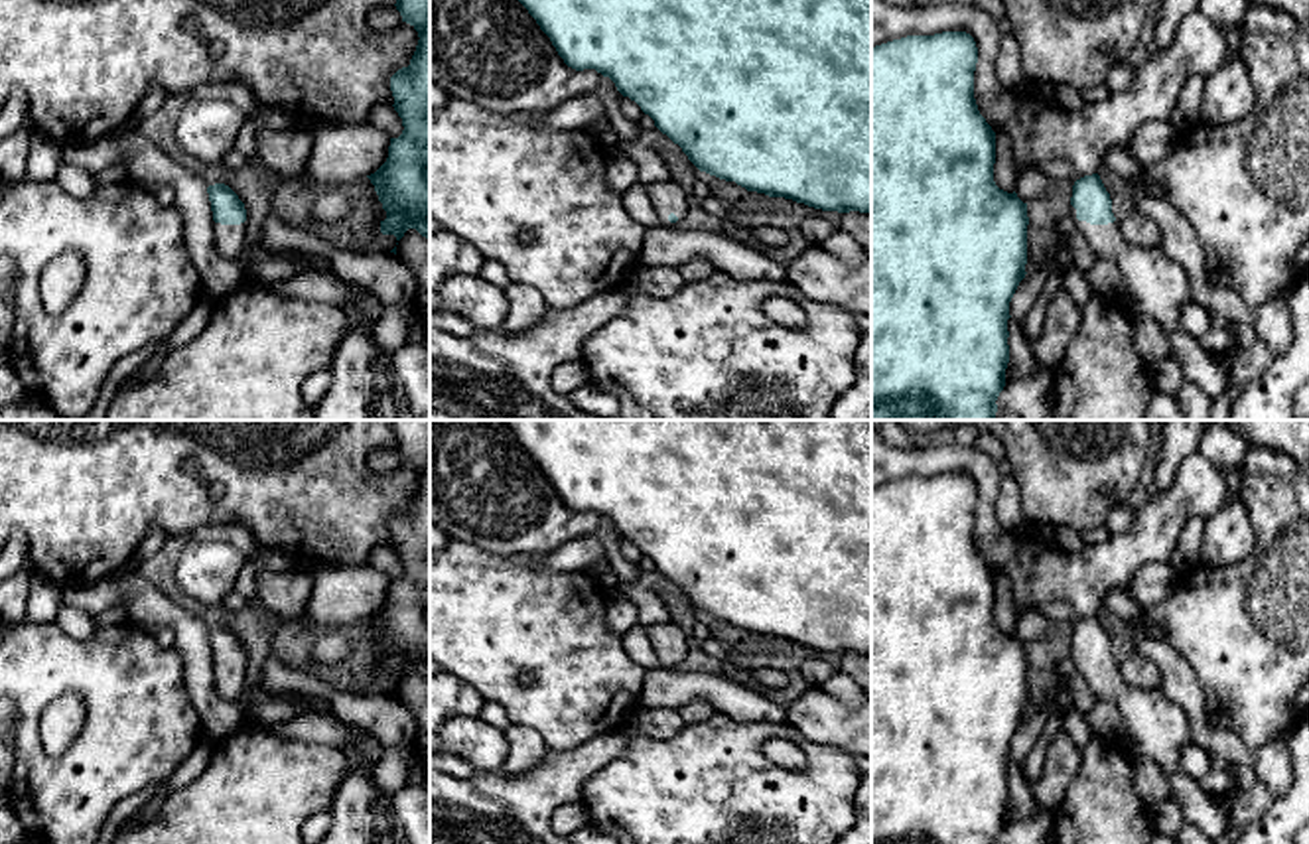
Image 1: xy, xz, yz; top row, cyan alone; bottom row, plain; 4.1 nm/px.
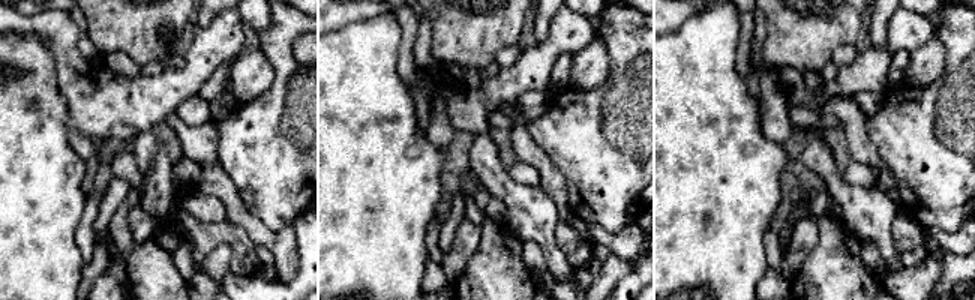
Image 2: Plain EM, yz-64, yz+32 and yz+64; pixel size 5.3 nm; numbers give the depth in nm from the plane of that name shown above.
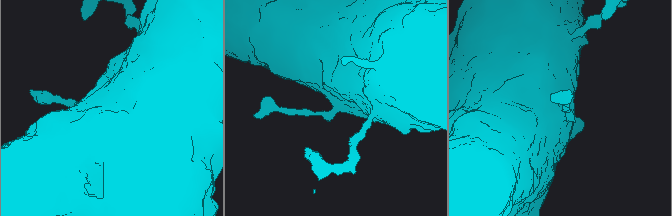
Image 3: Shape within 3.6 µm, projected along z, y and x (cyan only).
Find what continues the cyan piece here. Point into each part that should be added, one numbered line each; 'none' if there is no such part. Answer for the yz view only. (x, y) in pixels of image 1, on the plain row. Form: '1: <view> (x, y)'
1: yz (1156, 728)

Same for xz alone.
1: xz (667, 639)

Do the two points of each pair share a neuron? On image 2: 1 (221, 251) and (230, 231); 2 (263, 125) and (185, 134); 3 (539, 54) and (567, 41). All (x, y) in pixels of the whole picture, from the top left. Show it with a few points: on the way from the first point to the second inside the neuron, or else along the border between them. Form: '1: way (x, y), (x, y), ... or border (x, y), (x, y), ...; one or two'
1: border (233, 248), (227, 243), (218, 243), (200, 264); two
2: border (210, 122), (218, 134), (219, 161); two
3: way (546, 53), (560, 41); one

